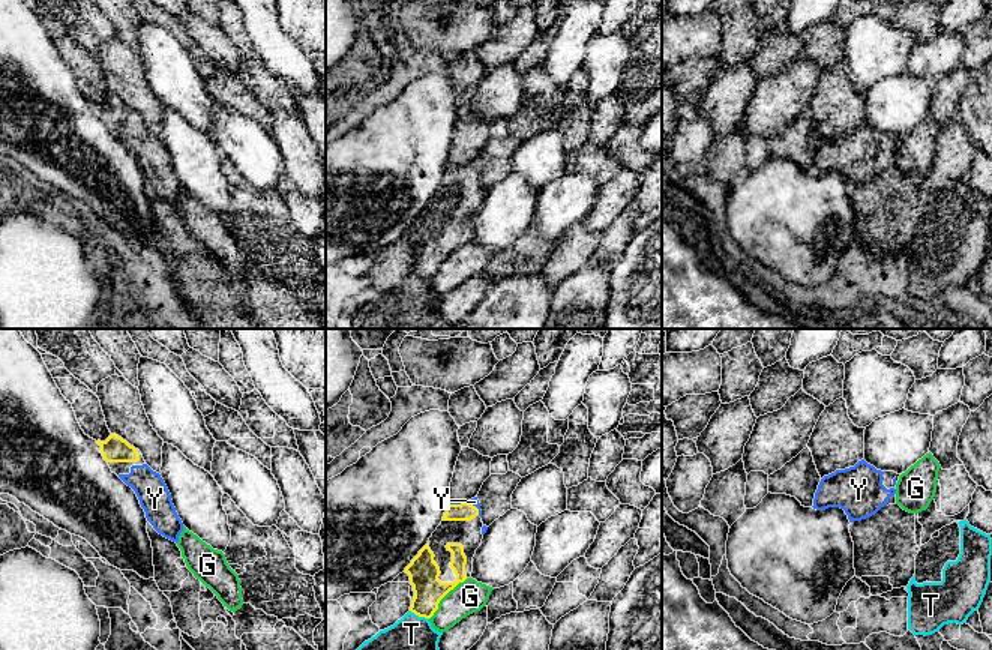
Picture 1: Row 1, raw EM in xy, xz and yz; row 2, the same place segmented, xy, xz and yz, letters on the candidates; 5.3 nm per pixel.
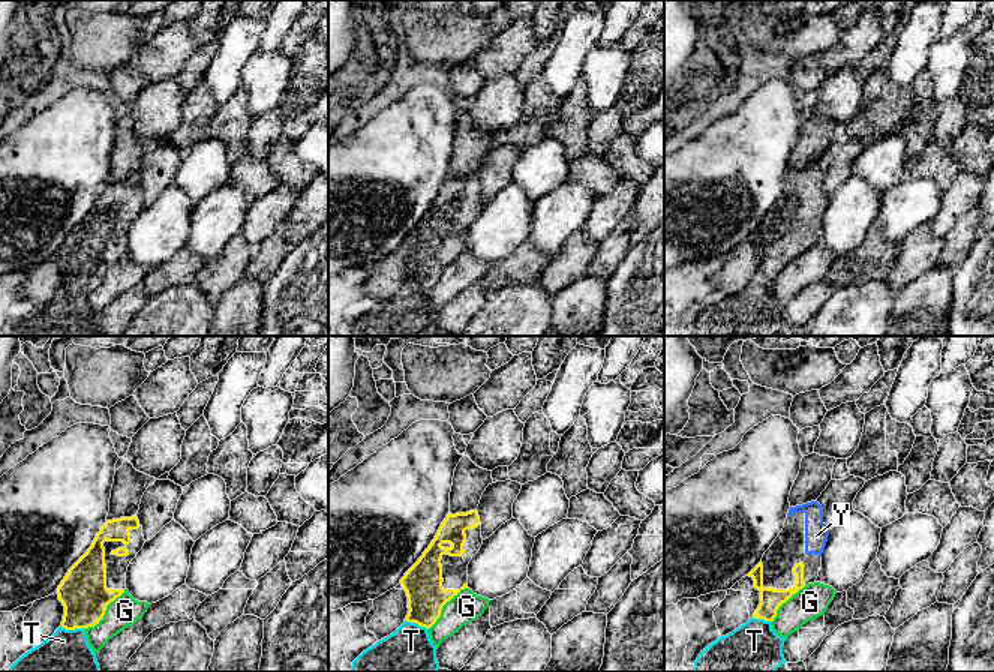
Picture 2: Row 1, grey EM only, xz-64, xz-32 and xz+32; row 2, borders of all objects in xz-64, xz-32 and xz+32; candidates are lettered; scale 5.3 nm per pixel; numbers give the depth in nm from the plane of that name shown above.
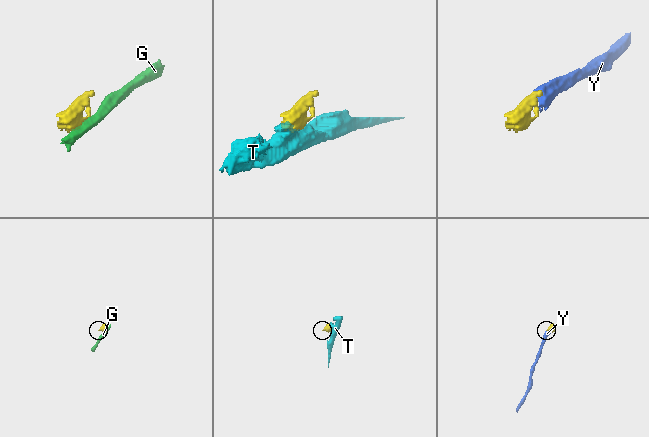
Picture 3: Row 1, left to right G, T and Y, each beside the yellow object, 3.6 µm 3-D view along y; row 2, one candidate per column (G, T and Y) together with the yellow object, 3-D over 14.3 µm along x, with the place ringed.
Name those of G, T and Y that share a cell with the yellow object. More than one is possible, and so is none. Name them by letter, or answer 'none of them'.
Y

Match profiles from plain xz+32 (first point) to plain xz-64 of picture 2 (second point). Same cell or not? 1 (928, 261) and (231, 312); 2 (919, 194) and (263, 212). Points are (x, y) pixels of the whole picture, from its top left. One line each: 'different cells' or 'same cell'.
1: different cells
2: different cells

